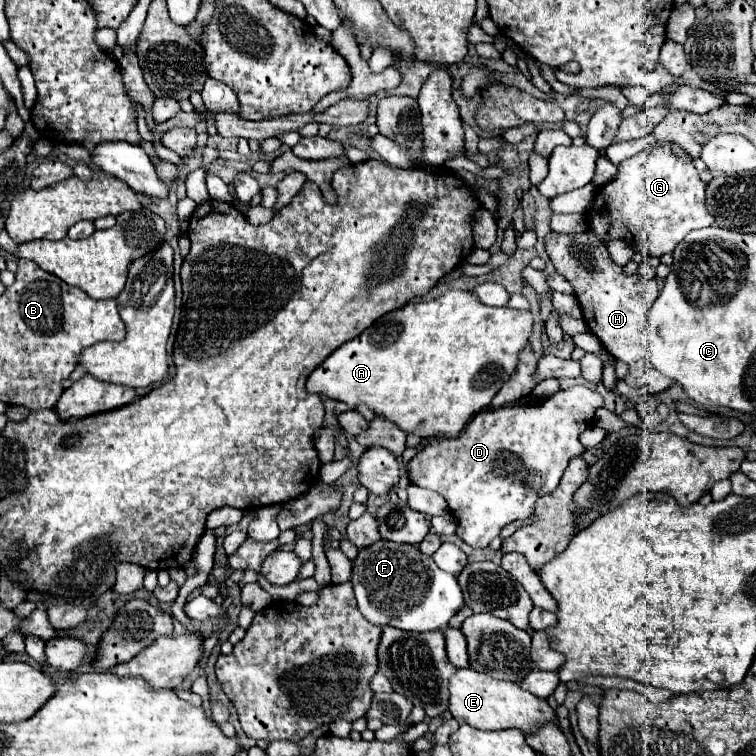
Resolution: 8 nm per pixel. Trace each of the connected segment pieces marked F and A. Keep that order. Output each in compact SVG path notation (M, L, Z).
M379 540L367 550L361 550L359 556L353 562L353 576L351 576L353 588L355 588L355 598L359 602L359 610L363 616L373 622L373 624L389 624L393 628L409 630L409 632L431 632L431 630L443 630L451 616L459 612L463 606L463 594L457 584L457 578L453 574L447 574L437 568L431 556L425 556L419 552L419 546L409 546L409 544L397 544L397 542L387 542Z
M449 290L431 302L409 302L407 306L385 314L357 338L337 348L307 378L307 392L345 402L349 408L365 404L405 434L419 438L455 438L479 410L487 408L493 396L515 372L517 354L525 348L533 328L529 310L491 308L479 304L471 292Z

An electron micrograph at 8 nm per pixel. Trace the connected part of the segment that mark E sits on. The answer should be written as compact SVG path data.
M459 668L449 684L449 712L459 724L471 724L479 730L507 730L517 728L525 734L531 734L539 728L539 724L557 722L555 710L547 704L547 700L525 692L515 682L501 682L487 674L479 674L471 668Z

